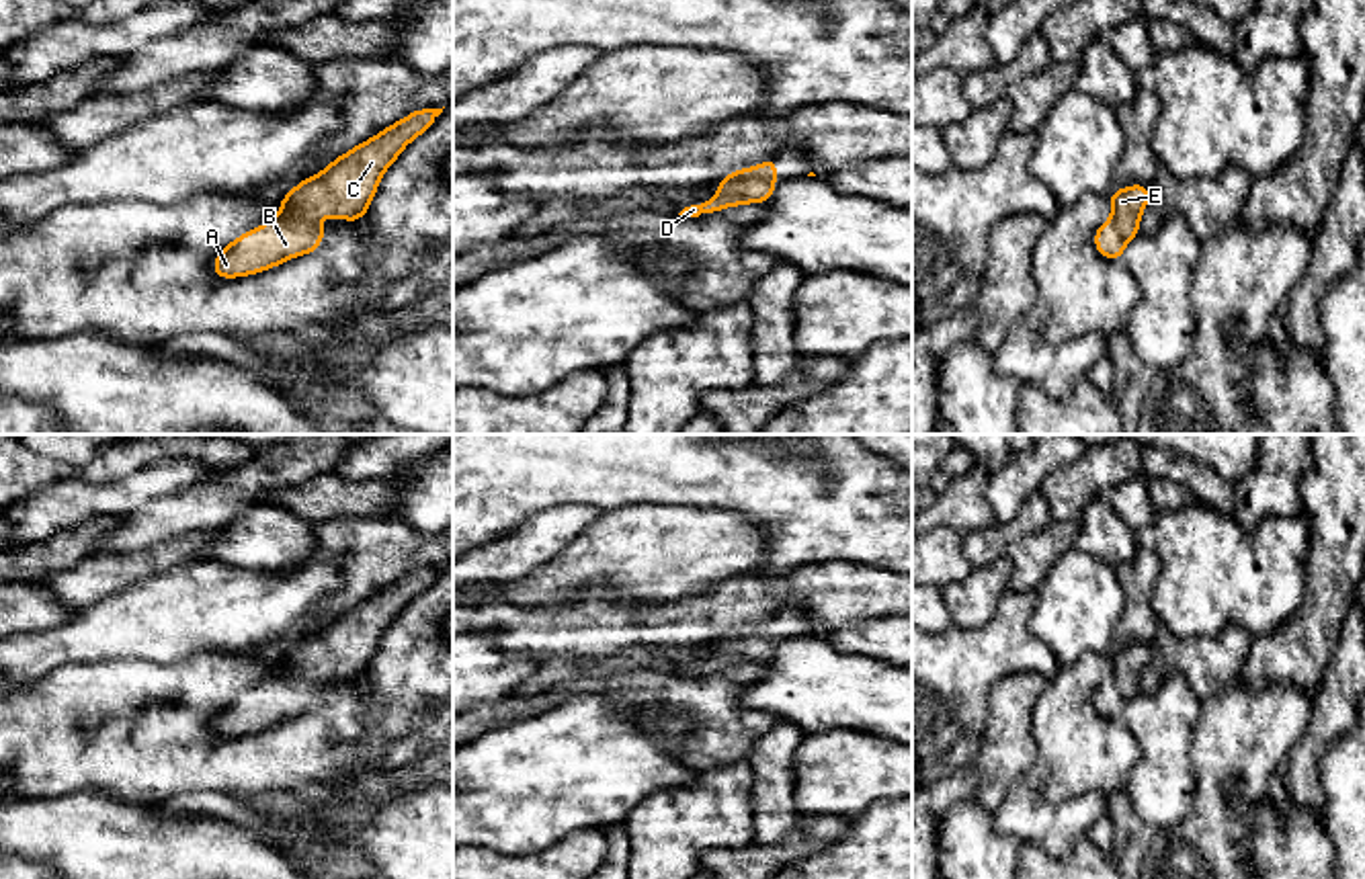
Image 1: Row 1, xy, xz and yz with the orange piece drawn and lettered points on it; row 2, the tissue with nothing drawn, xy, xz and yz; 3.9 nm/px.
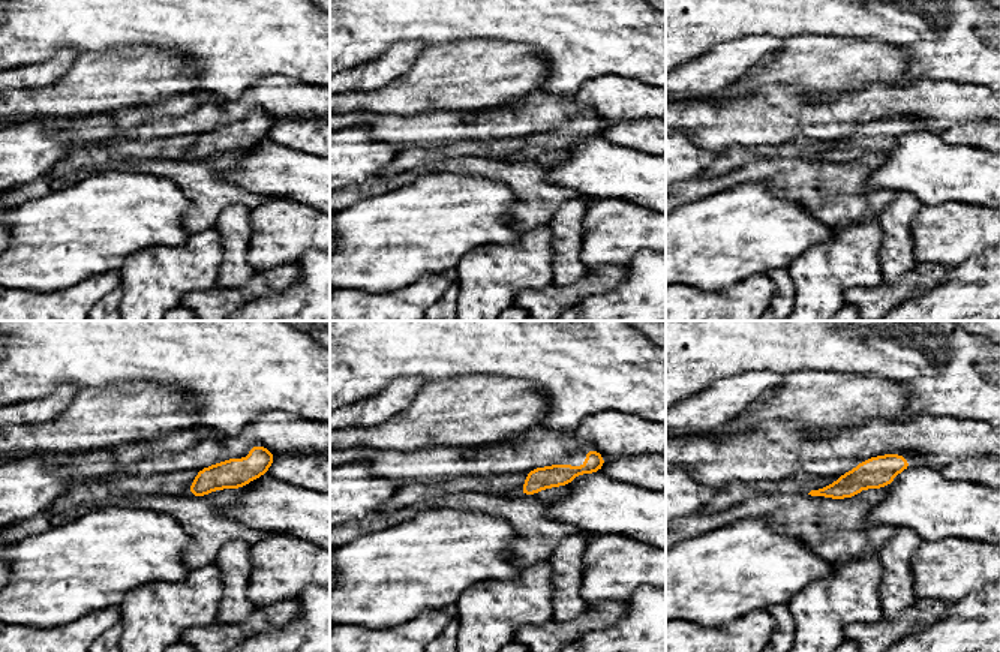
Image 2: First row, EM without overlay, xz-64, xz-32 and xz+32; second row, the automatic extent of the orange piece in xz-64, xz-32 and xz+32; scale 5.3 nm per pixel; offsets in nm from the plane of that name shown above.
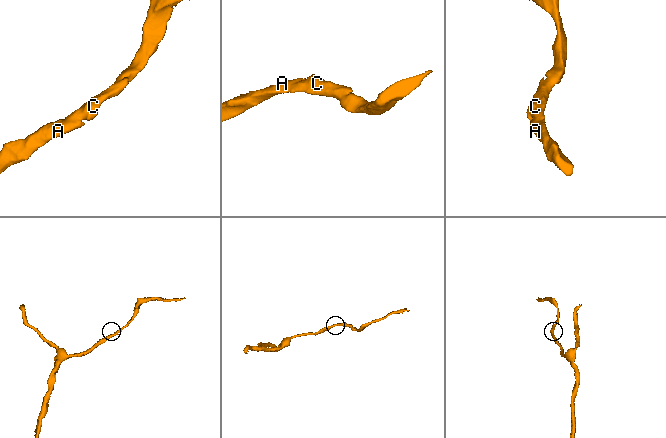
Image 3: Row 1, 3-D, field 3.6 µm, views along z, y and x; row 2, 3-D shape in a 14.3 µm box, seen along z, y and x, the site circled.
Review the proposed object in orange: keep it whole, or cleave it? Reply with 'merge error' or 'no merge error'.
no merge error

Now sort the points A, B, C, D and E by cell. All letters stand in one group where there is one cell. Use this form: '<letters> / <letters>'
A B C D E

